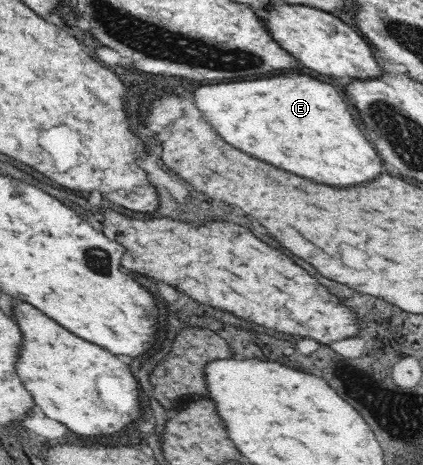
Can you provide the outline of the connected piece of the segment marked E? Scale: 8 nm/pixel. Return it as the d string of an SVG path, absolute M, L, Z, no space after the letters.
M285 73L285 75L267 77L267 79L255 79L255 81L203 85L193 91L193 101L225 141L279 169L285 169L295 175L301 175L319 183L327 183L333 187L359 185L383 173L381 159L373 151L373 145L363 137L361 129L355 125L355 119L349 113L337 89L329 83L321 83L303 73Z

